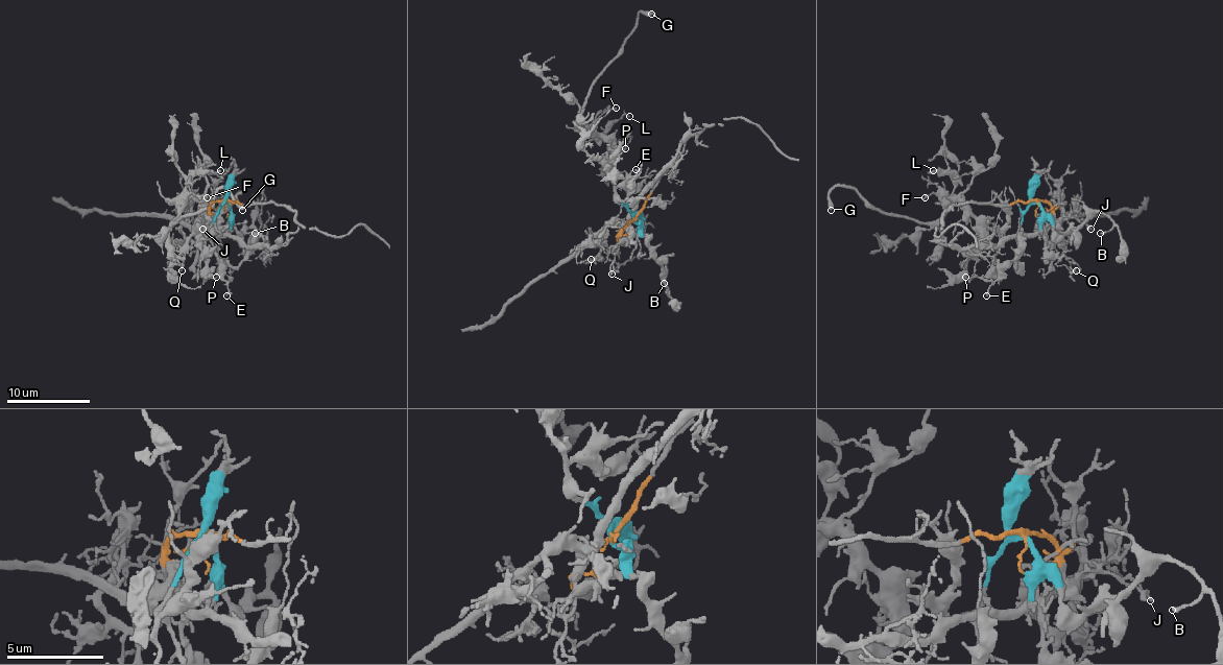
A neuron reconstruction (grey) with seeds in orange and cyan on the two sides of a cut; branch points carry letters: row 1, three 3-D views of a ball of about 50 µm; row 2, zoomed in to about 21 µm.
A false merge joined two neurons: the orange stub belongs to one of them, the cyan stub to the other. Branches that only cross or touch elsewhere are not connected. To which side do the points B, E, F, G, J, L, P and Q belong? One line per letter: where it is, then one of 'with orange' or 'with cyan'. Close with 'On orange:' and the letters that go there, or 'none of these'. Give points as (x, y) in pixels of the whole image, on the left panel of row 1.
B: at (255, 233); with cyan
E: at (226, 295); with cyan
F: at (207, 197); with cyan
G: at (242, 210); with cyan
J: at (202, 229); with orange
L: at (220, 170); with cyan
P: at (216, 277); with cyan
Q: at (182, 270); with orange
On orange: J, Q

